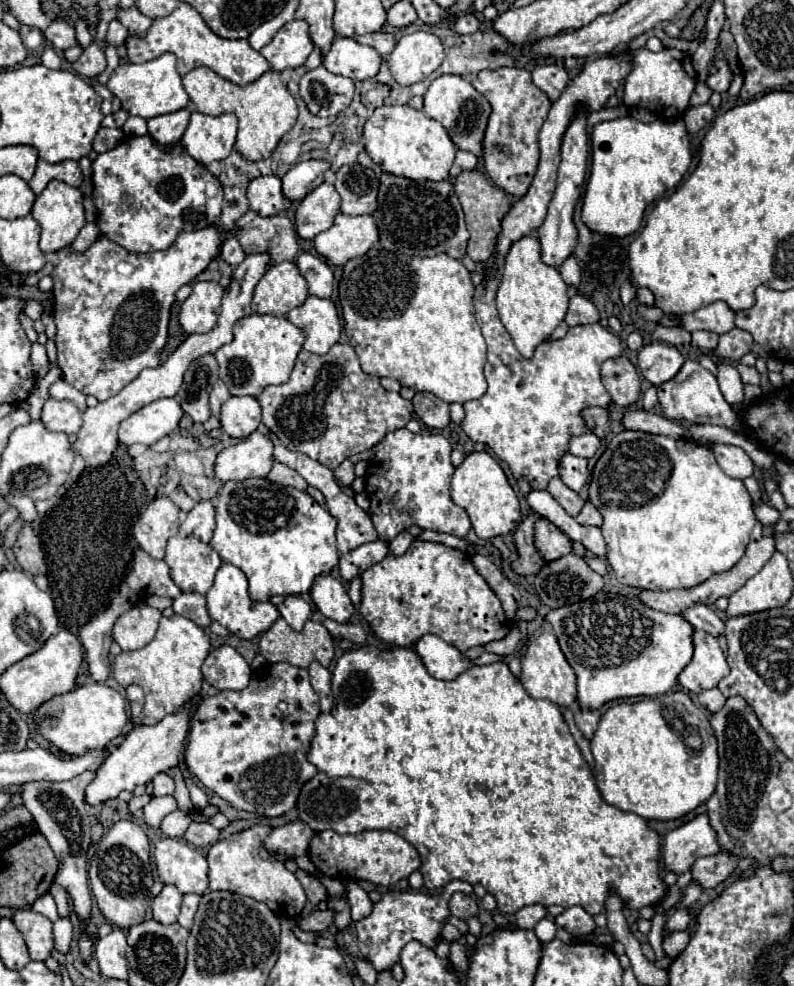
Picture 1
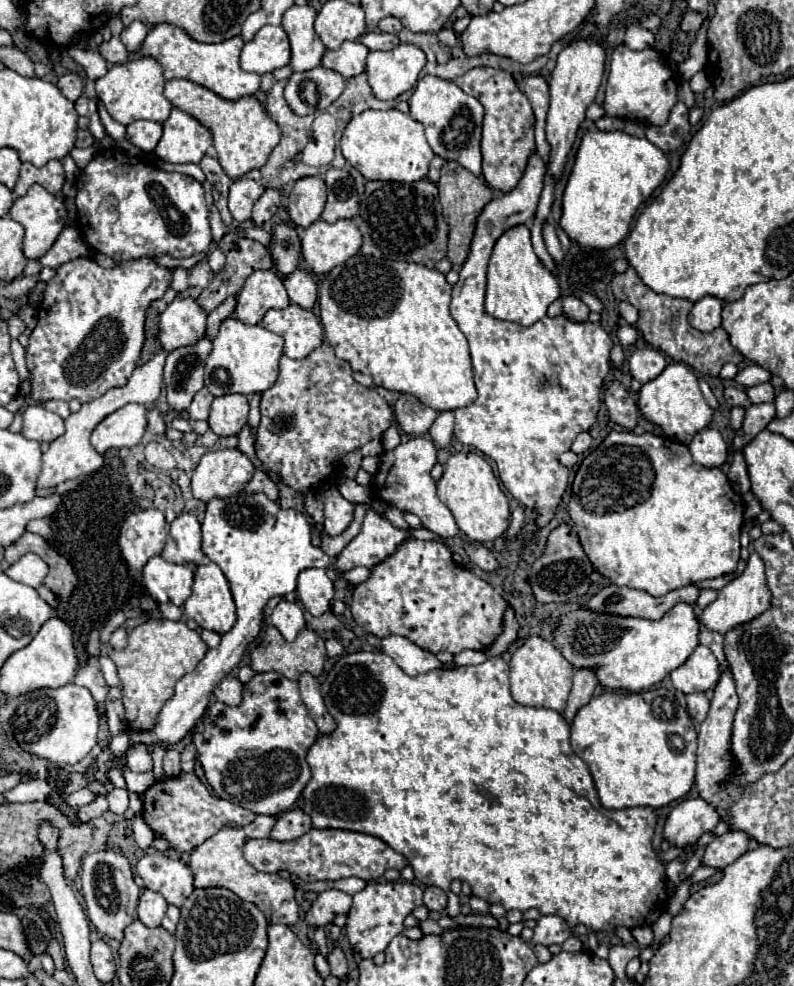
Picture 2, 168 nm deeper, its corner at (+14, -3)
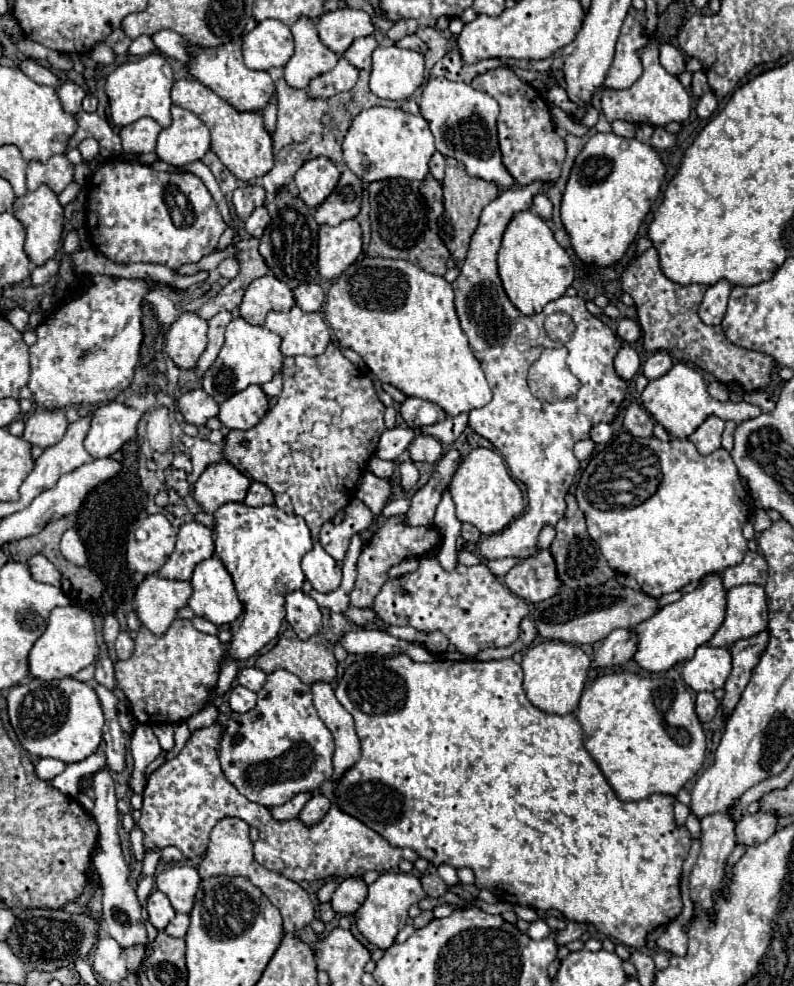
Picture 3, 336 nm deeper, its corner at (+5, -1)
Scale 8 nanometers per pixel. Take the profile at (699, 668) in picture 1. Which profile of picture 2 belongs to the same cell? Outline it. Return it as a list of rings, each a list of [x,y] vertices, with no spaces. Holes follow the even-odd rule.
[[[701,644],[693,650],[693,654],[687,658],[687,662],[683,666],[679,666],[677,670],[671,672],[671,682],[673,682],[675,690],[679,690],[683,694],[705,692],[705,690],[713,688],[717,684],[717,680],[719,680],[717,660],[715,660],[713,652]]]

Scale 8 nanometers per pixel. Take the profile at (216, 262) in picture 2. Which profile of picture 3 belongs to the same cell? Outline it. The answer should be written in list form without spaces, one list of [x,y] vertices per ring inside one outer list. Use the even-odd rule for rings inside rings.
[[[224,260],[224,262],[220,262],[218,272],[220,272],[224,278],[232,280],[232,278],[238,274],[238,262],[236,262],[236,260]]]

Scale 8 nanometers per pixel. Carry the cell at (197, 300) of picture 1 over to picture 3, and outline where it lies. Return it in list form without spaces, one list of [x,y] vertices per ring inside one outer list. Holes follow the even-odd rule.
[[[184,312],[172,322],[166,336],[166,354],[182,370],[194,370],[200,354],[206,350],[208,324],[198,314]]]

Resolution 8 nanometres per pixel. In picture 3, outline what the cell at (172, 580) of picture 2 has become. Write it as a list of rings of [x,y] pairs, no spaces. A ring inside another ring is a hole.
[[[150,574],[134,596],[134,610],[140,622],[156,636],[162,636],[176,618],[176,612],[188,604],[192,594],[190,582],[162,580]]]

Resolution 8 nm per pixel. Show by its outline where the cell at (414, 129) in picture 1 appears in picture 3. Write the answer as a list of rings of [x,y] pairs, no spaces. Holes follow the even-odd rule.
[[[374,106],[362,110],[350,124],[342,140],[344,164],[362,180],[386,180],[386,178],[406,178],[406,180],[424,180],[428,174],[428,162],[434,148],[434,136],[428,128],[428,122],[422,116],[402,112],[400,108],[382,108]]]

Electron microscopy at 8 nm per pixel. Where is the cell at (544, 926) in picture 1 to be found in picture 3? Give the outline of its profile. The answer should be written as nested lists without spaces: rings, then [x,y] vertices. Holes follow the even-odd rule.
[[[536,920],[536,922],[532,922],[530,928],[528,928],[528,936],[530,936],[532,940],[544,940],[544,938],[550,936],[550,928],[548,928],[548,924],[546,924],[544,920]]]

